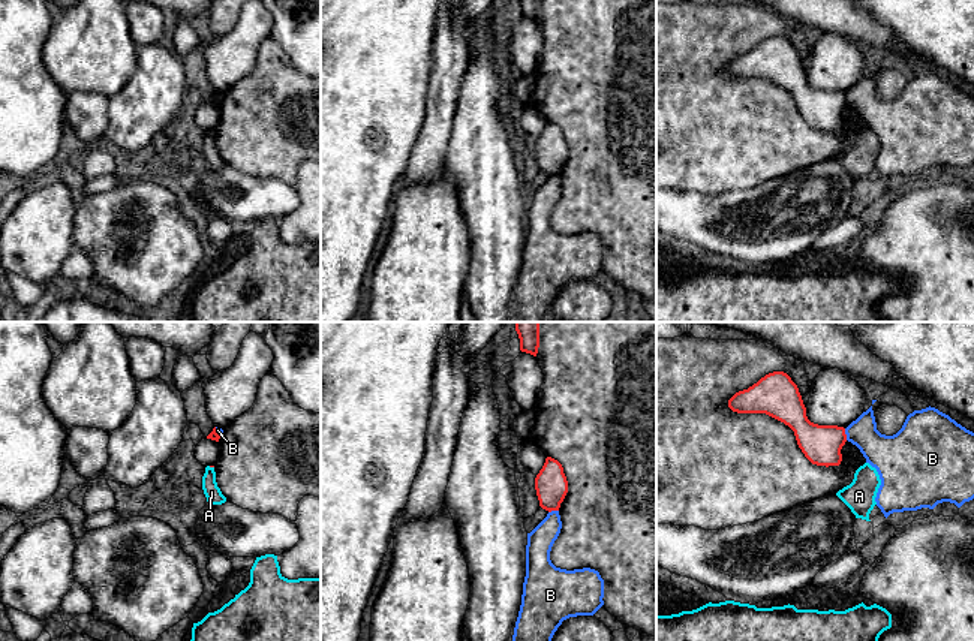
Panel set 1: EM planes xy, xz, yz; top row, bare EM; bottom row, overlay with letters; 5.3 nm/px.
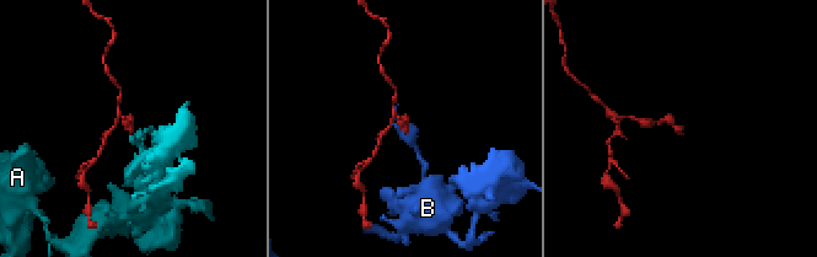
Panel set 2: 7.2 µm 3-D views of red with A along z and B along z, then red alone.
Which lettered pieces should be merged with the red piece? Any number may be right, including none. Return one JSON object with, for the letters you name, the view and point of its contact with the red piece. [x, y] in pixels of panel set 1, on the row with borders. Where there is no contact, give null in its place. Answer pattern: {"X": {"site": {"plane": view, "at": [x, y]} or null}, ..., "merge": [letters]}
{"merge": []}

